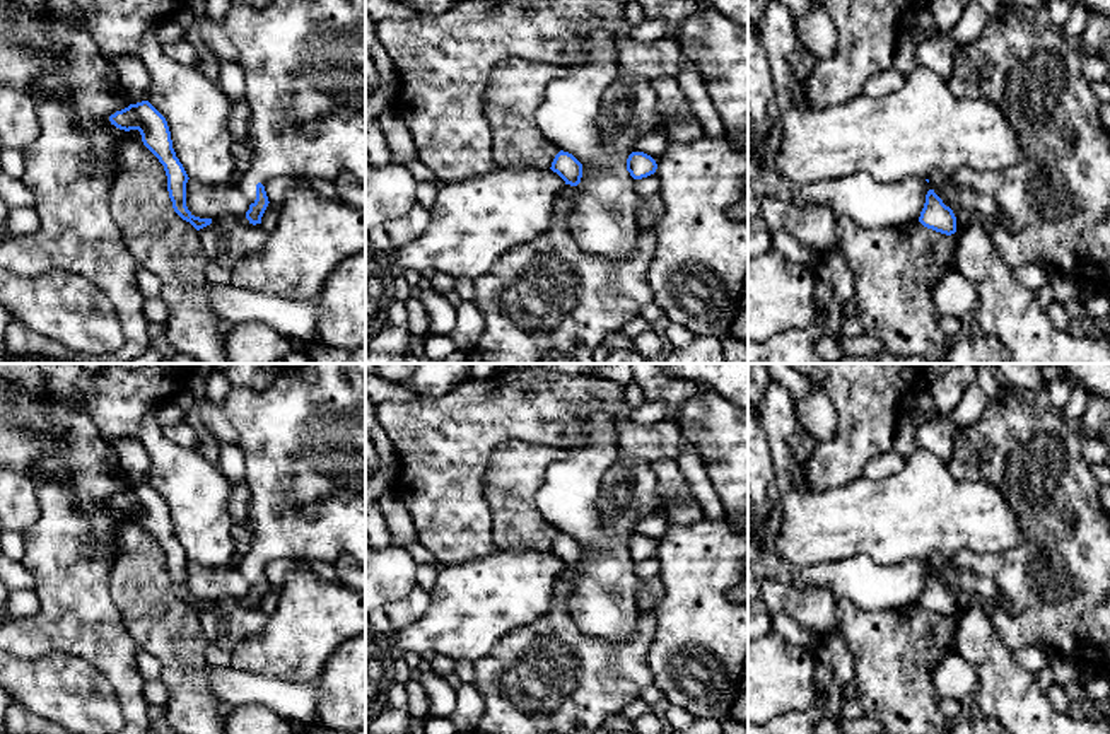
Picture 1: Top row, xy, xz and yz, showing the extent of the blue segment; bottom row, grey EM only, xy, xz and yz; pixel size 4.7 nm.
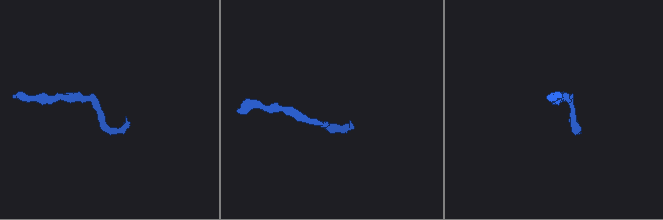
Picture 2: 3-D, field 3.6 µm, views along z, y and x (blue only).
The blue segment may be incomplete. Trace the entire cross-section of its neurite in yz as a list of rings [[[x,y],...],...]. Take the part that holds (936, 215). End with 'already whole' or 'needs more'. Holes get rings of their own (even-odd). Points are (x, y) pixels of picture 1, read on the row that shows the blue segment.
[[[929,189],[926,195],[926,203],[920,212],[919,222],[924,227],[946,236],[956,232],[956,217],[953,210],[943,203],[943,200],[934,193],[934,189]]]; already whole

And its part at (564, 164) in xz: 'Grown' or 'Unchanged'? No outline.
Unchanged

